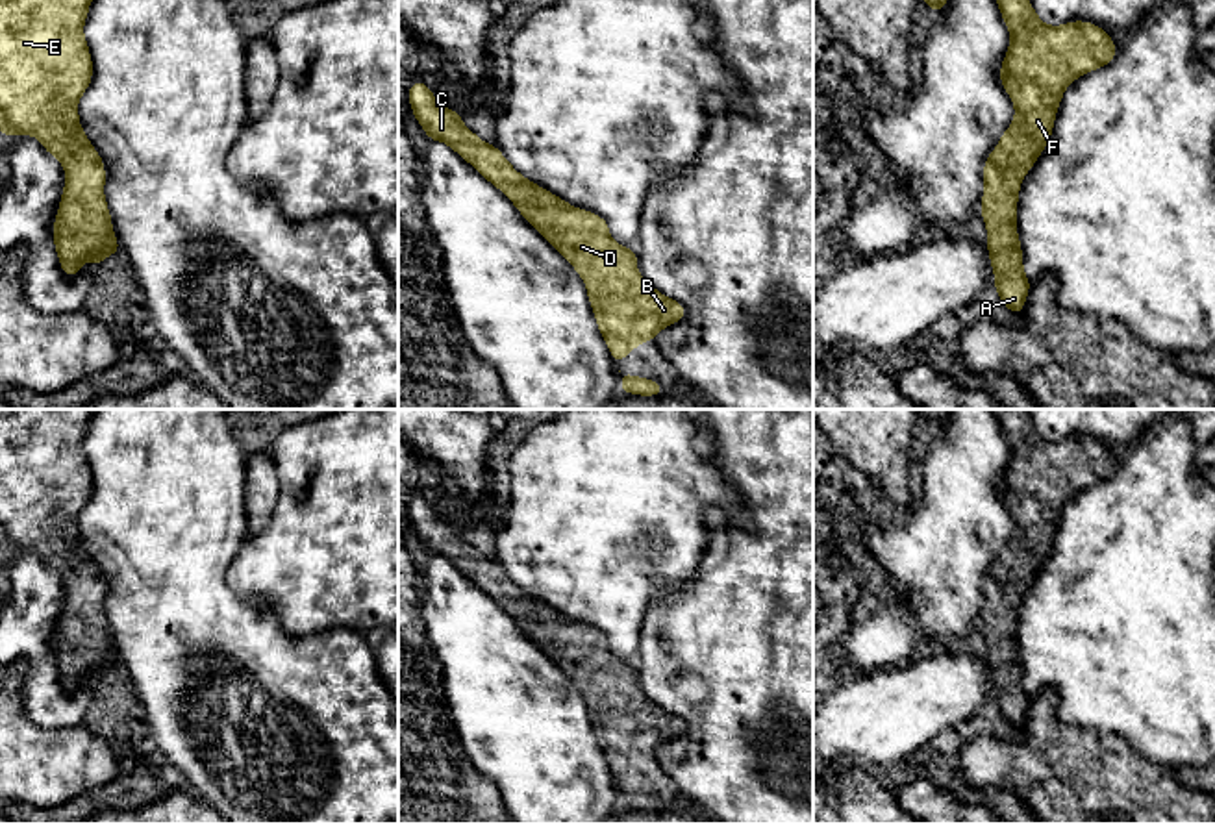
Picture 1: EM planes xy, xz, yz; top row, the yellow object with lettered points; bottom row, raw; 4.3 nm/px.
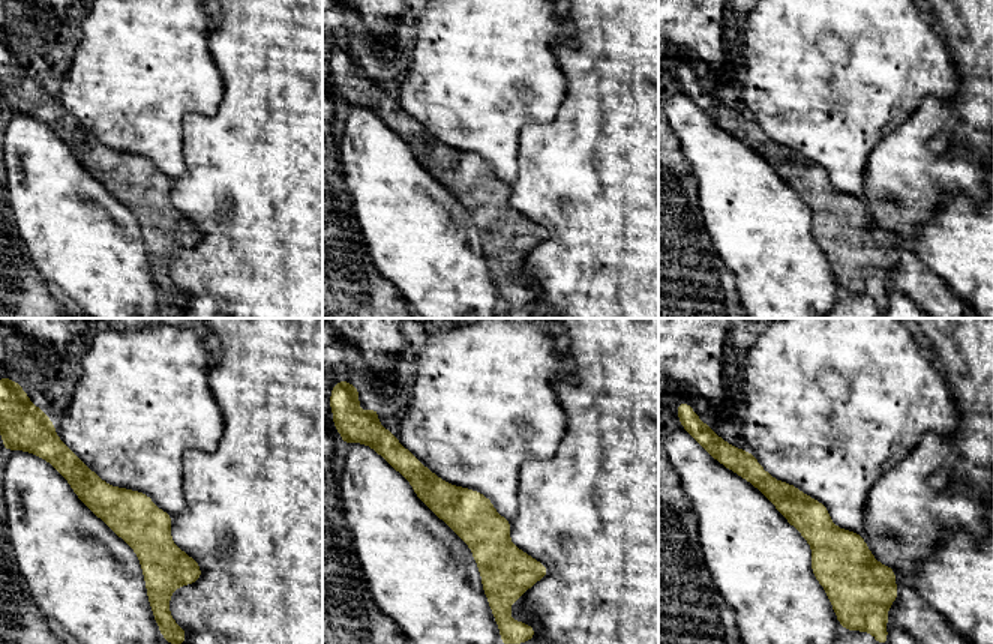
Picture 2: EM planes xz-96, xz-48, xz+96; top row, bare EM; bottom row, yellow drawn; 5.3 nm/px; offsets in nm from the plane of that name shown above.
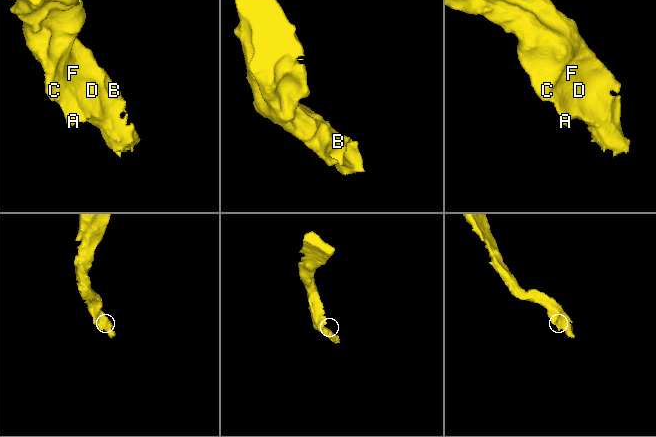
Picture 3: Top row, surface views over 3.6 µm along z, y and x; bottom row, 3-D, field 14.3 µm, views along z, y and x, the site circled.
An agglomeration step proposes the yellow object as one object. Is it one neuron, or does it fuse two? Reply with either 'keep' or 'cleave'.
keep

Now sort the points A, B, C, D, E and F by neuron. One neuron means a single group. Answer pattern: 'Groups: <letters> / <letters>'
Groups: A B C D E F

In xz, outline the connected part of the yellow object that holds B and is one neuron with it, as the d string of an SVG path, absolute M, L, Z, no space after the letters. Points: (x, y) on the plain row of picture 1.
M413 496L407 513L411 526L430 556L441 556L472 580L489 598L500 604L532 639L582 691L596 741L619 780L635 761L656 755L658 748L685 733L685 722L654 704L637 685L637 668L611 654L606 633L578 624L541 600L526 594L504 568L470 546L459 524L443 522L424 496Z

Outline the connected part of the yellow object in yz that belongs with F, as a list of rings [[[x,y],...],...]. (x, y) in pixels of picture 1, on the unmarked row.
[[[995,409],[995,415],[1009,444],[1000,498],[1015,520],[1015,533],[983,578],[980,628],[989,652],[995,705],[1017,731],[1032,700],[1024,691],[1017,648],[1021,598],[1050,557],[1065,504],[1076,493],[1109,480],[1117,459],[1108,444],[1085,435],[1045,439],[1026,409]]]

